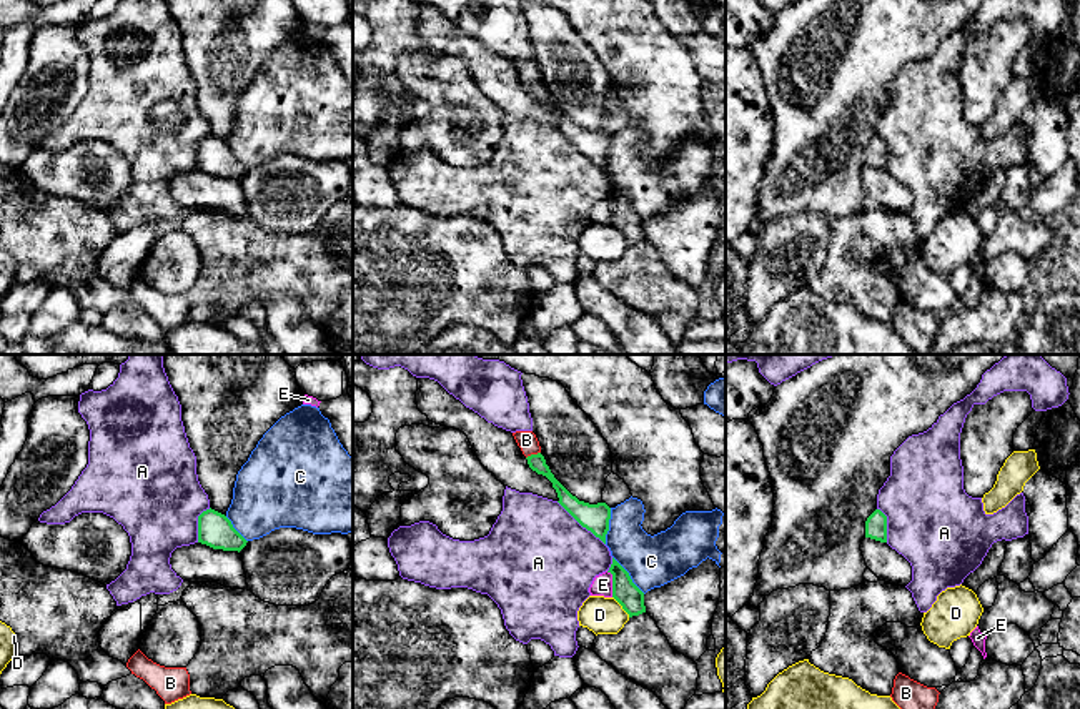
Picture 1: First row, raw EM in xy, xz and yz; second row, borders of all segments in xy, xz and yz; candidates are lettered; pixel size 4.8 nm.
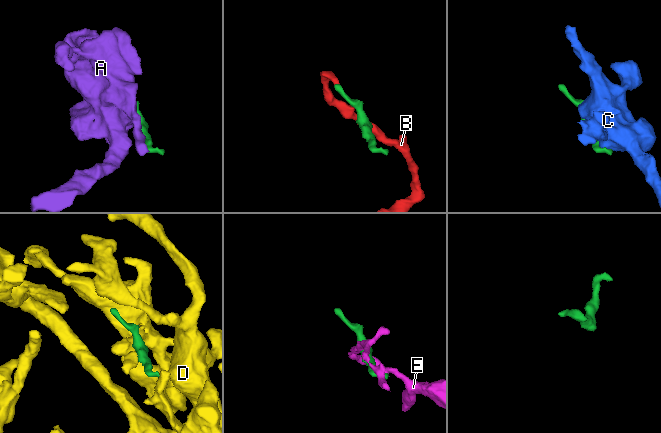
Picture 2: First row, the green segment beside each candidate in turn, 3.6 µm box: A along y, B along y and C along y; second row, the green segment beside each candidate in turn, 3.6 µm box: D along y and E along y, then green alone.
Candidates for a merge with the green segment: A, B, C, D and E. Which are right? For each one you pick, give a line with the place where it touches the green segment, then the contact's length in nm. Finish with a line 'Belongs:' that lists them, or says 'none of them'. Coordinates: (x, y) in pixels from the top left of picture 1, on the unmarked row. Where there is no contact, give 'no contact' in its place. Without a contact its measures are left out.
B: contact xz (533, 82); length 80 nm
Belongs: B

